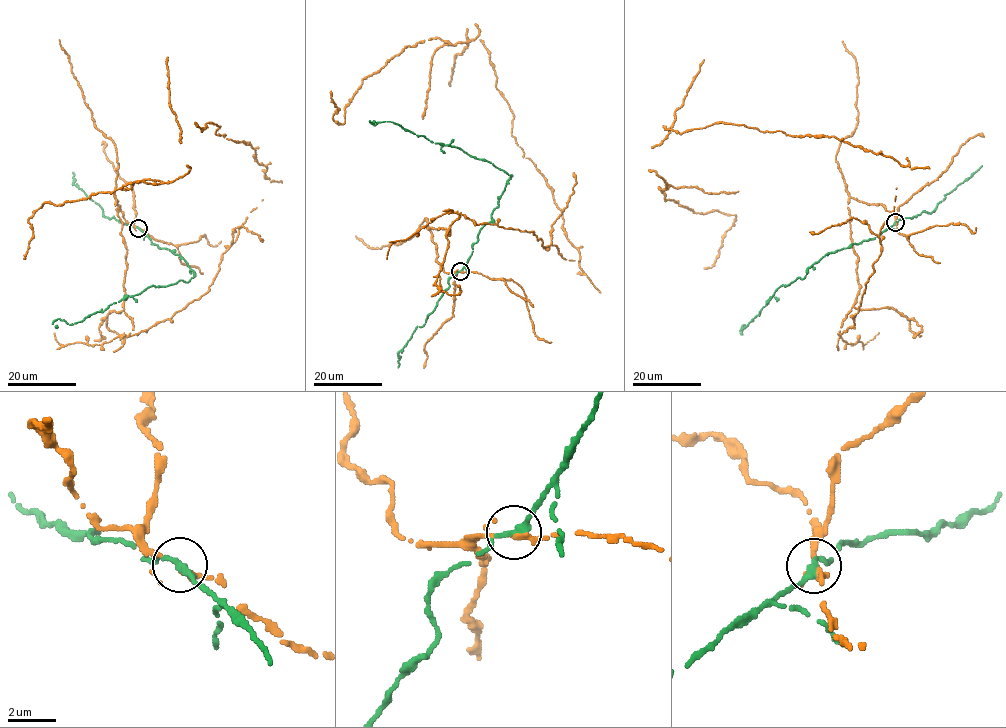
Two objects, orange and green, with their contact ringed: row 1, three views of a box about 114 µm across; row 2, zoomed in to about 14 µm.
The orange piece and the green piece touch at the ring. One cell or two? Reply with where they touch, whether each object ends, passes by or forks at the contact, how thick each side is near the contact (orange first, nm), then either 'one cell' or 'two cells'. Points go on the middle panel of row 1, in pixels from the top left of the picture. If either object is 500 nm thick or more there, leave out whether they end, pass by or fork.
at (460, 271); orange passes by; green passes by; 200 nm thick on the orange side, 280 nm on the other; two cells

